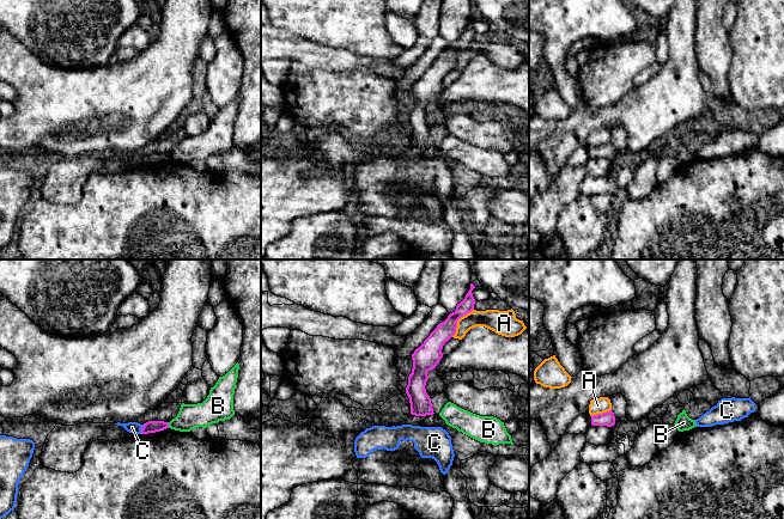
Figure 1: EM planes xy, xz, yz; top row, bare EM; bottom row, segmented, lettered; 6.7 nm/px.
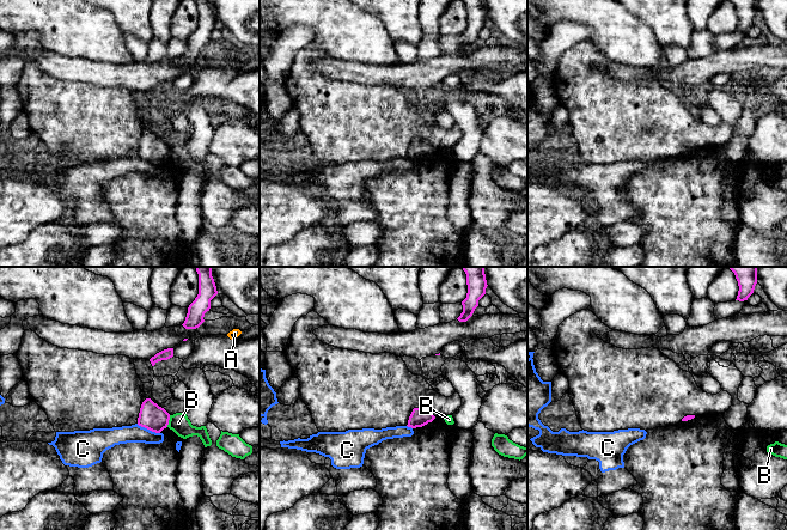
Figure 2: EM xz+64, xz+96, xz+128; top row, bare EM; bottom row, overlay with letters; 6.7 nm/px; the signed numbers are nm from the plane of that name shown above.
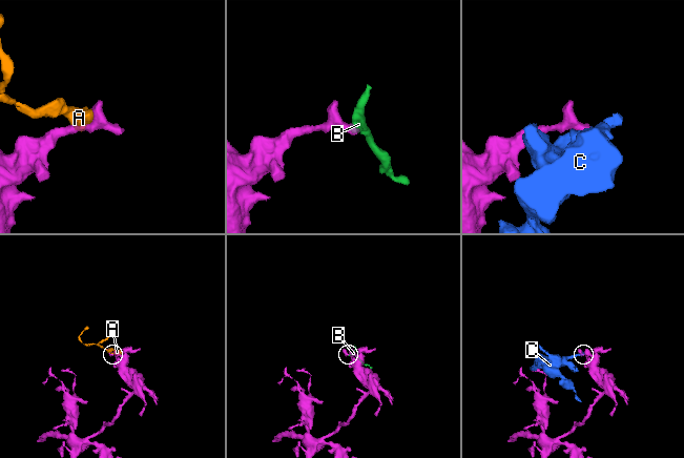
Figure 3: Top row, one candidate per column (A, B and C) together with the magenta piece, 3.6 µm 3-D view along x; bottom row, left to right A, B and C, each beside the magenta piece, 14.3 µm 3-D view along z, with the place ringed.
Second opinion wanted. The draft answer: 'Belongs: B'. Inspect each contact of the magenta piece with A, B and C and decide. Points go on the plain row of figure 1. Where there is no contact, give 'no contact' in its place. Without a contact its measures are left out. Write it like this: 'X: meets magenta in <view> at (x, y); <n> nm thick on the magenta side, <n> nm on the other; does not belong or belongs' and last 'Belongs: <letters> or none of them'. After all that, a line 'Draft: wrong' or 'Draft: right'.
A: meets magenta in xz at (457, 52); 140 nm thick on the magenta side, 140 nm on the other; does not belong
B: meets magenta in xy at (168, 157); 80 nm thick on the magenta side, 170 nm on the other; does not belong
C: meets magenta in xy at (141, 162); 80 nm thick on the magenta side, 80 nm on the other; does not belong
Belongs: none of them
Draft: wrong

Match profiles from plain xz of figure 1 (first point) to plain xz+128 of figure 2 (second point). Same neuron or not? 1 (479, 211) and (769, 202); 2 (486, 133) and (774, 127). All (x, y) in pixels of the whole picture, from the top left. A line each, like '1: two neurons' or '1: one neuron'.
1: one neuron
2: one neuron

